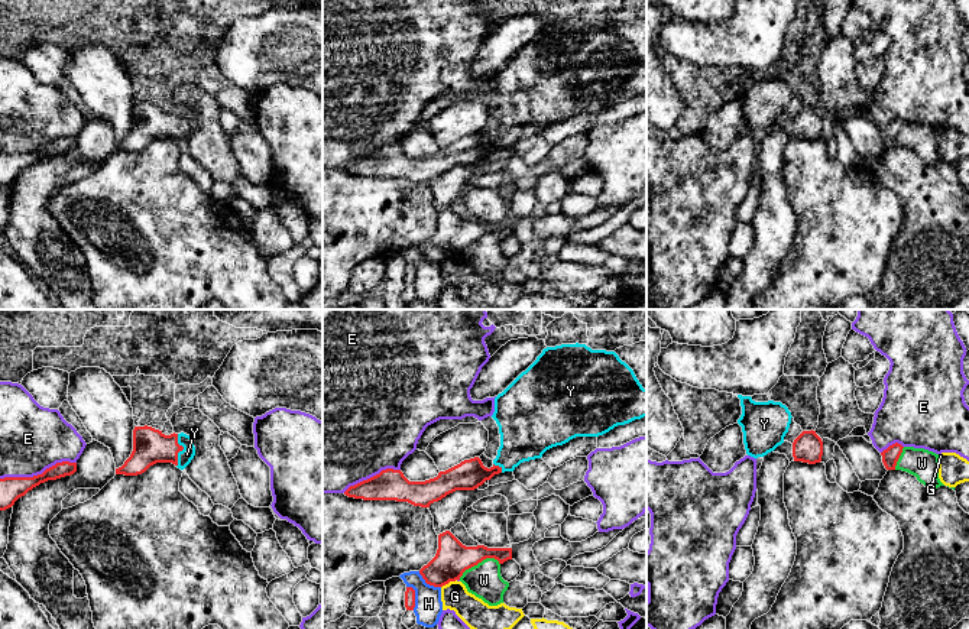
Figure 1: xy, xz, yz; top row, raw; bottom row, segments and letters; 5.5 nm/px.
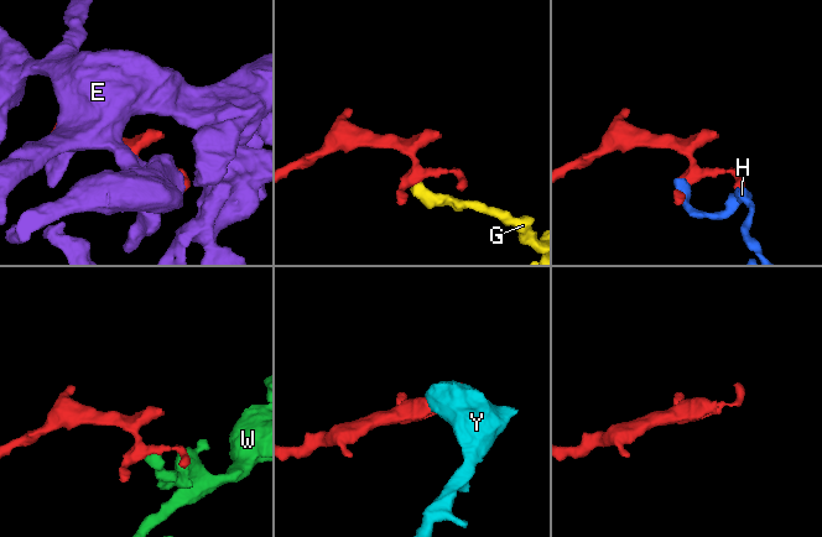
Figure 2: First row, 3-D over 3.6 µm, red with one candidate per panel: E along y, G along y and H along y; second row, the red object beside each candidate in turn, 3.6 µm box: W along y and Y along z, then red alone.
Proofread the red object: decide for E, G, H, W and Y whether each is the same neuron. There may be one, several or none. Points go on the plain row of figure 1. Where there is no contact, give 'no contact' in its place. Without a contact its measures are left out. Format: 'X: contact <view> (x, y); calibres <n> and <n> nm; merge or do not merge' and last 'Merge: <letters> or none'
E: contact xy (38, 151); calibres 130 and 360 nm; do not merge
G: contact xz (449, 258); calibres 190 and 160 nm; do not merge
H: contact xz (414, 272); calibres 60 and 160 nm; do not merge
W: contact xz (477, 239); calibres 190 and 190 nm; do not merge
Y: contact xy (181, 126); calibres 190 and 80 nm; merge
Merge: Y

